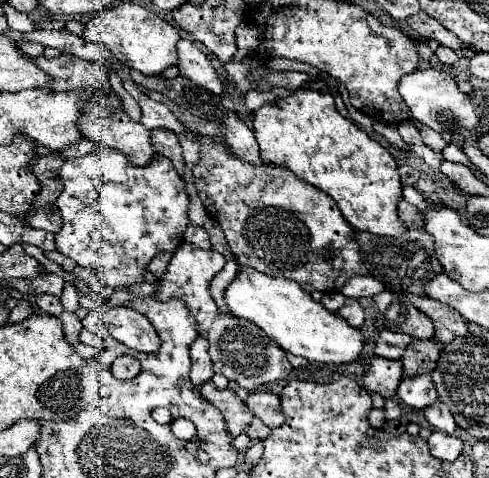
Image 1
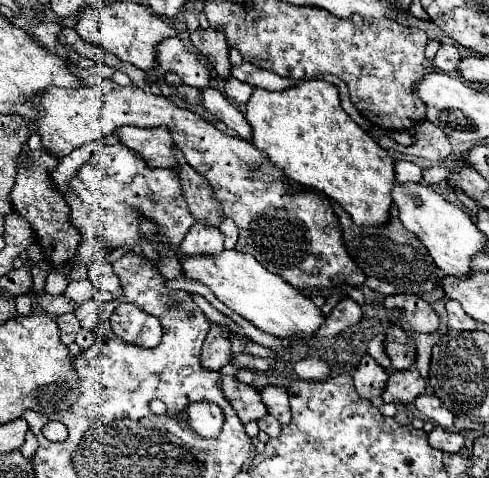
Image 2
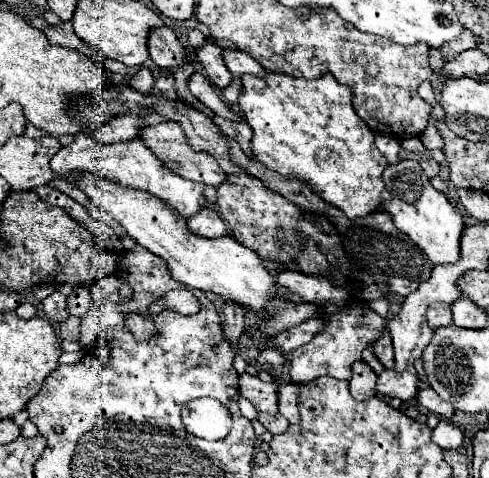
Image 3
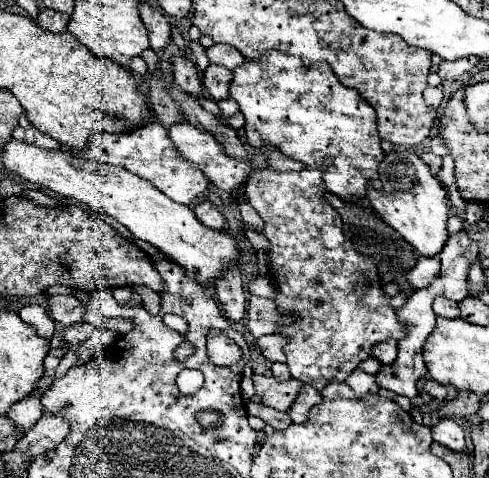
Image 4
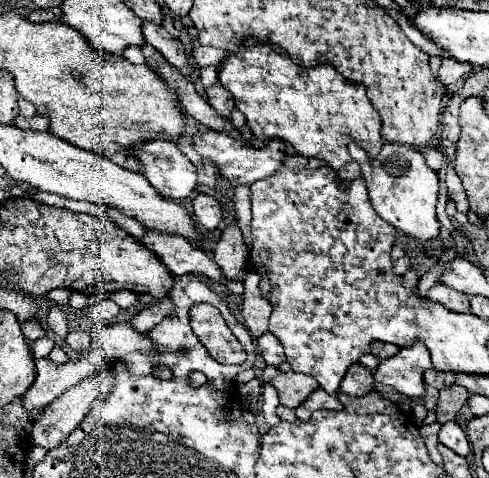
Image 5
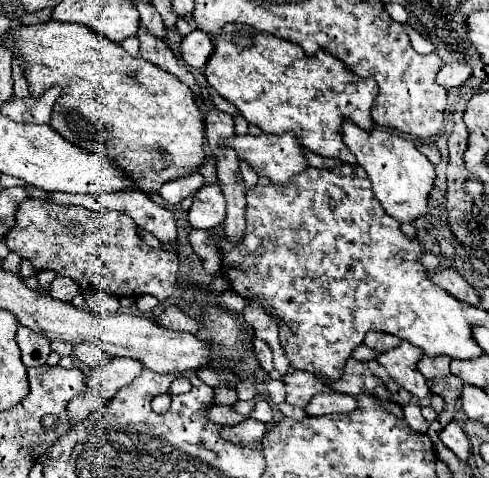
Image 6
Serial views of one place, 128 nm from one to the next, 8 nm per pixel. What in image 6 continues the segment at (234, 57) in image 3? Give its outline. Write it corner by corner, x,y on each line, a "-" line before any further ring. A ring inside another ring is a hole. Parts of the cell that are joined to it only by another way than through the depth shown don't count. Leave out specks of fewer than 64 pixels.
194,30
190,32
182,44
180,44
180,58
196,70
202,70
208,62
208,58
214,52
214,44
208,40
208,36
204,36
204,32

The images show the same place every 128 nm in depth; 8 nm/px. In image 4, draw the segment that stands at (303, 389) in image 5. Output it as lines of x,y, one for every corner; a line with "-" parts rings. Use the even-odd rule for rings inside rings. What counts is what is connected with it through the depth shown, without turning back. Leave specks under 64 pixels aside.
252,376
254,382
254,390
256,390
256,398
260,398
260,402
264,406
276,408
280,412
286,412
294,400
294,396
298,396
298,390
302,388
300,382
296,380
286,380
286,382
278,382
272,376

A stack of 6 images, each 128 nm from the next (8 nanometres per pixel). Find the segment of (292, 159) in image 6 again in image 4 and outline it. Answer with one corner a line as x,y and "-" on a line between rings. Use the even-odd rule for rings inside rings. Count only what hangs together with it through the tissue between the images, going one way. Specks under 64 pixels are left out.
188,122
170,126
168,138
172,140
174,148
180,152
180,156
182,156
184,160
192,162
198,170
202,170
202,174
204,174
216,188
220,188
220,190
224,190
224,192
232,192
232,190
240,188
240,186
250,178
250,174
254,172
248,162
242,162
242,160
236,160
236,158
226,156
214,136
210,136
208,132
196,128
196,126
188,124

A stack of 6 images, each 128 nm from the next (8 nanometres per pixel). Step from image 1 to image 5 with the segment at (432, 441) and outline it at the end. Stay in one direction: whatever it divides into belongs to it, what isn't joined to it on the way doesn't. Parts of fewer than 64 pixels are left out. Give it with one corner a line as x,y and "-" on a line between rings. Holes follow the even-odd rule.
446,422
442,424
440,432
438,432
438,440
454,450
458,456
468,456
468,438
464,434
464,430
456,424
456,422

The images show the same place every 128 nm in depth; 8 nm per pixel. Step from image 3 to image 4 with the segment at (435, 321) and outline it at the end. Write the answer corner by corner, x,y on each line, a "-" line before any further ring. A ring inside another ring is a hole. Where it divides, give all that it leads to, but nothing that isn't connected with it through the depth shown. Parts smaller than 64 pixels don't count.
438,296
434,300
434,306
432,308
434,308
434,314
436,316
442,316
442,318
458,318
460,316
458,304
452,302
452,300
448,300
448,298
444,298
444,296

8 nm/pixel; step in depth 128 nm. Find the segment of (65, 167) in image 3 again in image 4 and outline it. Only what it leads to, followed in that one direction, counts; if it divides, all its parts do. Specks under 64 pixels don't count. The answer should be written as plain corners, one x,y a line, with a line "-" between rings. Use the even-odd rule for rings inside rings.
160,122
144,124
142,128
136,128
126,134
92,134
88,138
88,146
82,150
74,150
74,154
88,162
114,164
126,168
128,172
152,182
160,192
184,206
190,206
196,198
204,196
210,186
208,178
200,170
180,160
180,154
172,148
172,142
168,142
166,128

